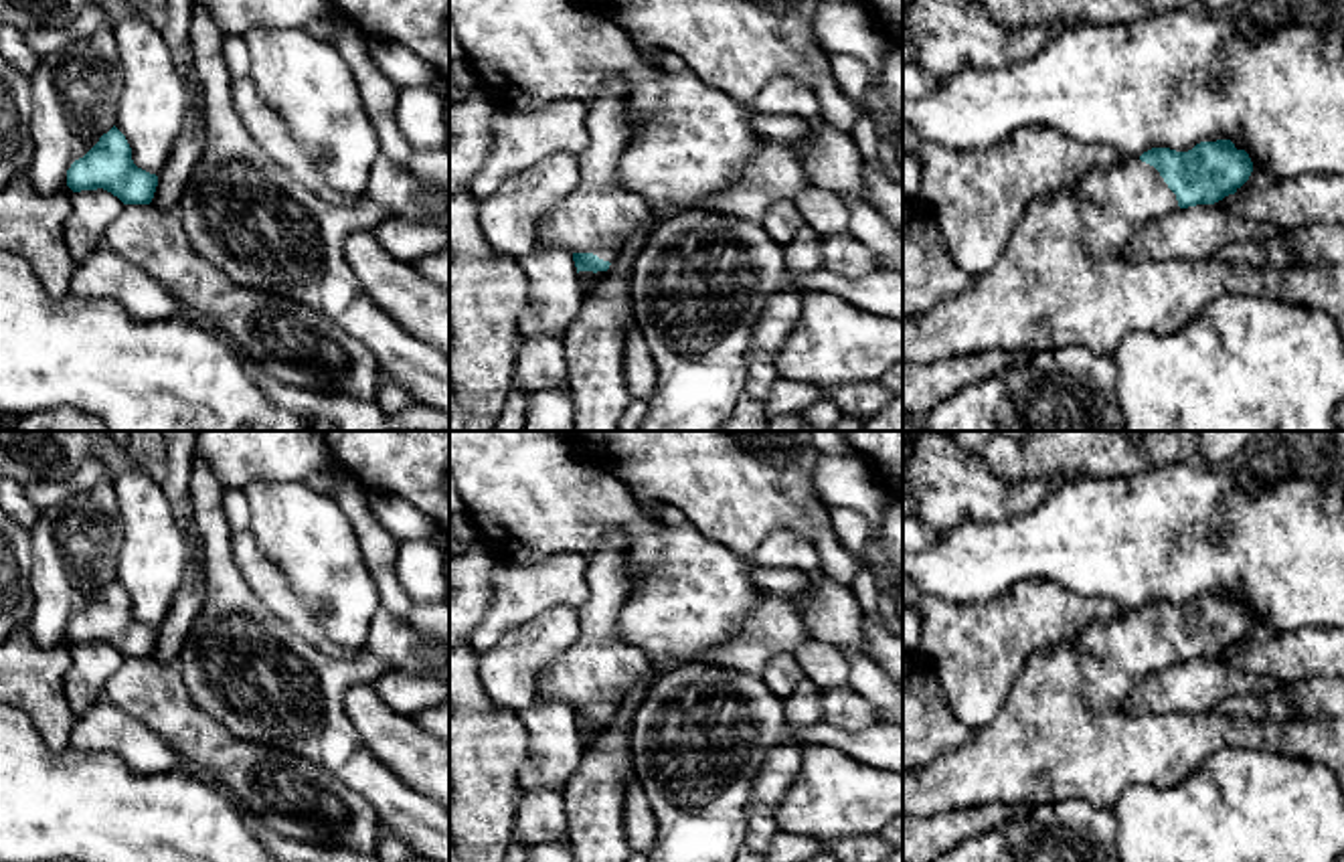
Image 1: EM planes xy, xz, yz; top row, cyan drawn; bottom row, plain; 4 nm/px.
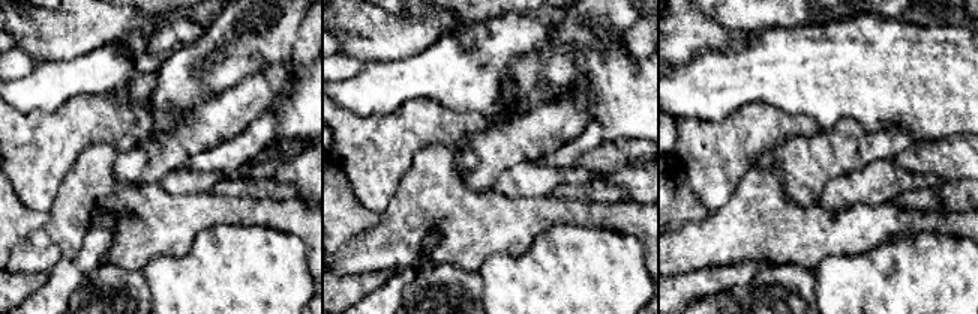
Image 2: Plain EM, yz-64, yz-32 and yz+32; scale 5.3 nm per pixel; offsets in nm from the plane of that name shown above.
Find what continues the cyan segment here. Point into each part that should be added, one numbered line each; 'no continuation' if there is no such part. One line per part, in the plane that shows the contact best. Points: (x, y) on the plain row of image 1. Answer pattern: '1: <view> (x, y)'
1: yz (1112, 658)

